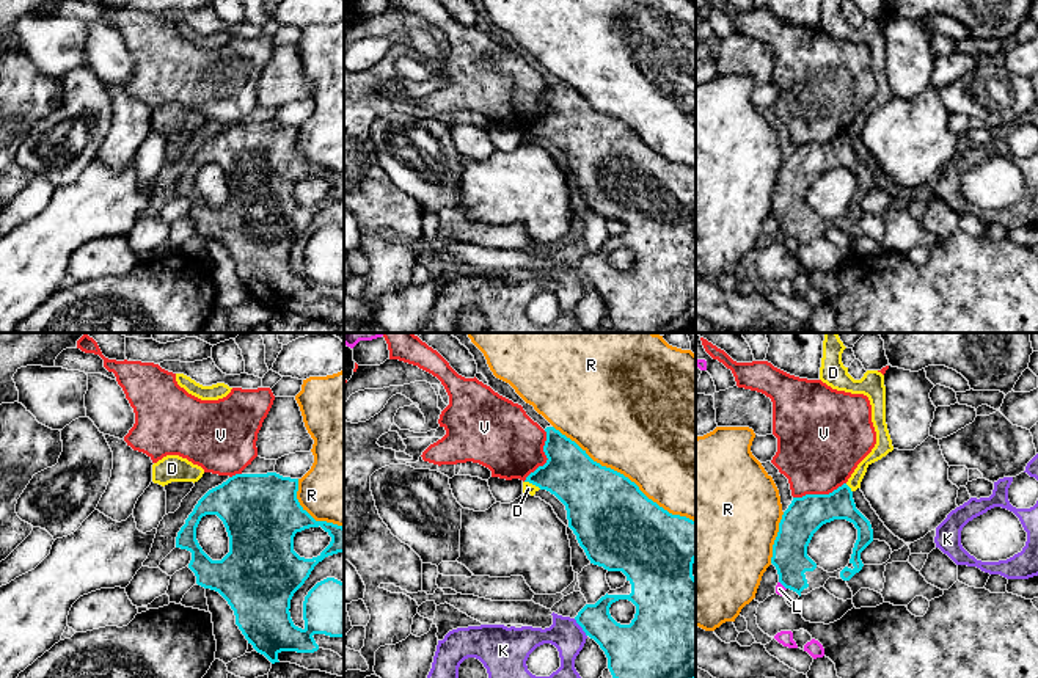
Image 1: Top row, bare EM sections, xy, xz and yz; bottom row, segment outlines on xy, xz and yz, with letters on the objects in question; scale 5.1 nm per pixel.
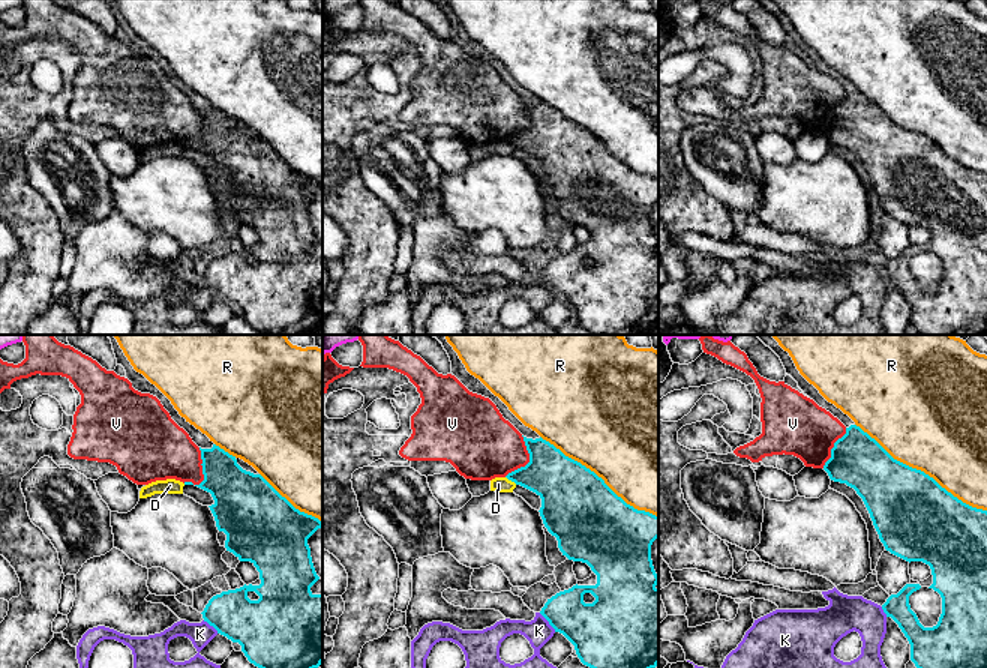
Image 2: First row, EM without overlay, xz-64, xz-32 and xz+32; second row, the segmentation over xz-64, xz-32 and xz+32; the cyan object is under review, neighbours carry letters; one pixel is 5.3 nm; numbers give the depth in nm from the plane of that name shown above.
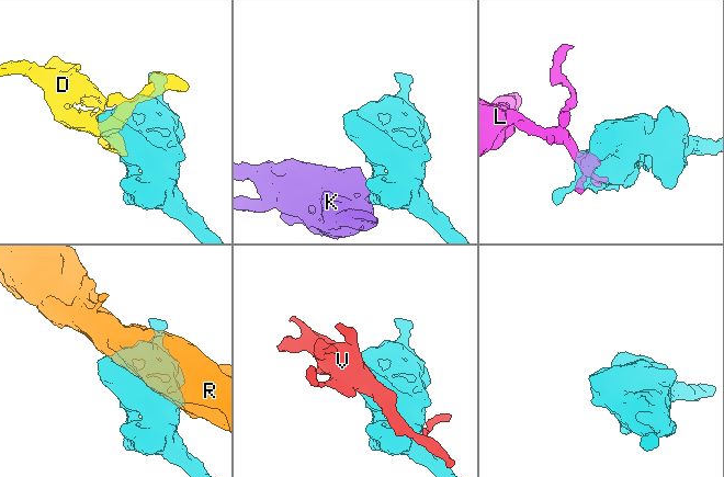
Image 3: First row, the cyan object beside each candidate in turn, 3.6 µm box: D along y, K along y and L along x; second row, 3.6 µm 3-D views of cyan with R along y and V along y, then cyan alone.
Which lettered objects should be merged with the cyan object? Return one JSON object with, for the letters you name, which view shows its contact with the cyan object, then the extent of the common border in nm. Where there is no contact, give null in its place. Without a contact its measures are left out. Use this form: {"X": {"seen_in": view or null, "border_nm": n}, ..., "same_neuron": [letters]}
{"same_neuron": []}

